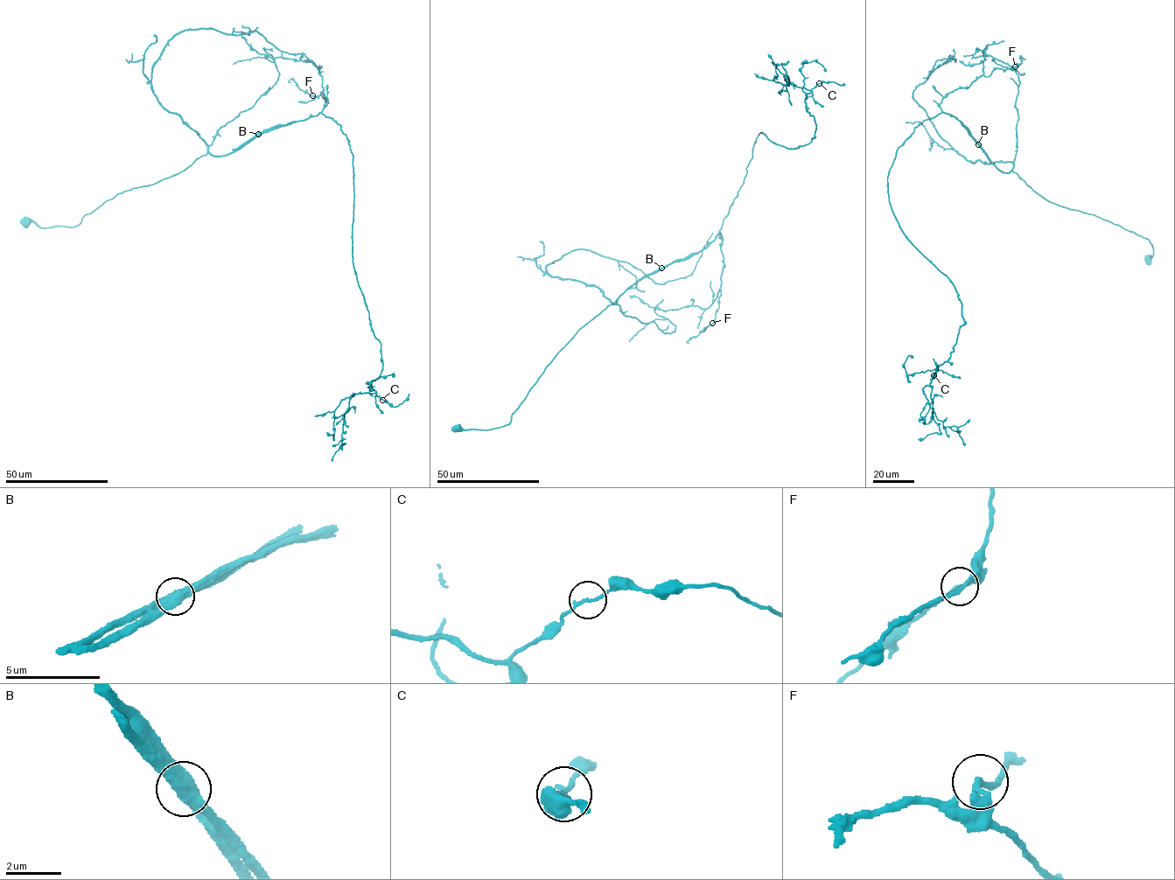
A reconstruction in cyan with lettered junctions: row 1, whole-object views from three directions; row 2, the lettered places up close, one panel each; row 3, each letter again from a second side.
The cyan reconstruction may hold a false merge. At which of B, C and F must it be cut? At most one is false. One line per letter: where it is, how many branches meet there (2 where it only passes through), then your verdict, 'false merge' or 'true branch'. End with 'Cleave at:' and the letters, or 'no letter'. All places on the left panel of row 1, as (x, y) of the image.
B: place (258, 134); branches 2; false merge
C: place (382, 400); branches 2; true branch
F: place (312, 95); branches 2; true branch
Cleave at: B

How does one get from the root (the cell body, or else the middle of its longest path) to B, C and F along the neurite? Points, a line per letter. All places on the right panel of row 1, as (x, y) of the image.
B: (1148, 260), (1153, 249), (1147, 239), (1092, 214), (1052, 202), (1017, 174), (996, 167), (978, 144)
C: (1148, 260), (1147, 239), (1043, 198), (947, 113), (926, 119), (897, 149), (887, 192), (961, 303), (933, 375)
F: (1148, 260), (1147, 239), (1043, 198), (996, 167), (962, 122), (941, 109), (949, 93), (1015, 66)

